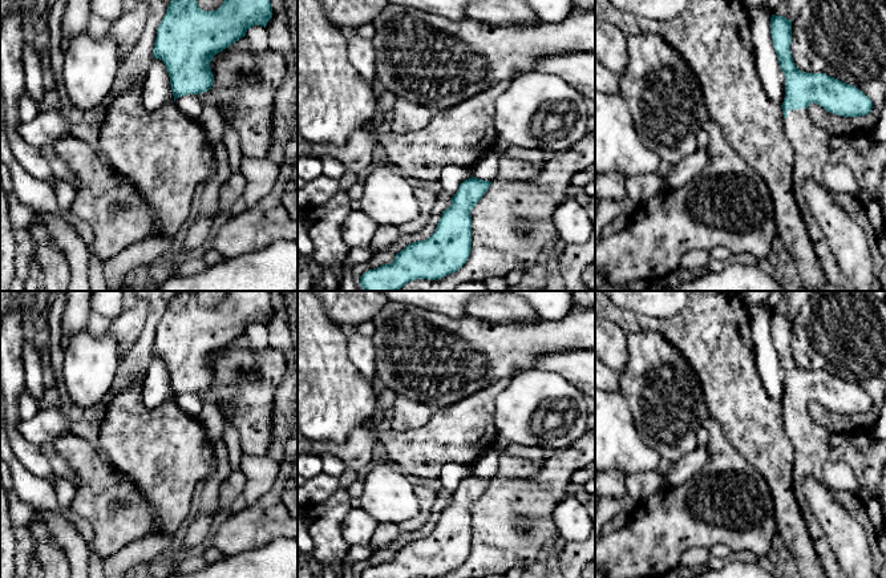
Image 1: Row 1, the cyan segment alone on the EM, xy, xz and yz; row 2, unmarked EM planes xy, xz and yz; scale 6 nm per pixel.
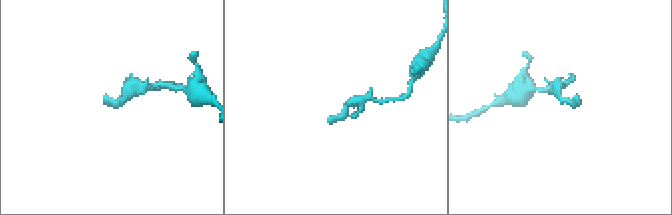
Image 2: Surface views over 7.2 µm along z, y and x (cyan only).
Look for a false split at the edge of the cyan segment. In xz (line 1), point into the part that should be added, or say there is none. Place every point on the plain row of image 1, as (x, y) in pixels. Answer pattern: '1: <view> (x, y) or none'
1: none

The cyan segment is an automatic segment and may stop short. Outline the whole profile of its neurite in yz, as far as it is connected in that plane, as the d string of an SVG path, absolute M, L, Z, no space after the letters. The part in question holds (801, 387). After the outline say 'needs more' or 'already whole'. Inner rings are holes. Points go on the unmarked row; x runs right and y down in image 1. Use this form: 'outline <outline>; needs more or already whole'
outline M772 312L770 315L770 332L774 349L780 365L785 373L785 396L781 403L784 409L784 425L785 433L793 445L794 458L793 458L793 485L797 488L796 497L802 500L804 504L800 505L801 514L805 521L805 526L809 530L810 541L813 542L814 550L818 555L821 567L824 569L828 578L849 578L842 567L840 566L829 539L814 517L810 506L805 500L802 492L802 482L808 476L813 476L822 481L822 466L829 460L829 436L830 433L820 424L816 424L809 415L808 404L814 400L822 404L826 409L843 413L843 415L859 415L867 413L873 401L871 397L861 389L854 383L845 381L834 375L830 375L825 371L806 371L801 369L793 360L790 351L792 341L792 319L784 314Z; needs more

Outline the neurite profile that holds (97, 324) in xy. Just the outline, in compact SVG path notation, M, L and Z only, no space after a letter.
M90 311L88 330L92 335L100 336L109 330L114 319L106 318L96 311Z

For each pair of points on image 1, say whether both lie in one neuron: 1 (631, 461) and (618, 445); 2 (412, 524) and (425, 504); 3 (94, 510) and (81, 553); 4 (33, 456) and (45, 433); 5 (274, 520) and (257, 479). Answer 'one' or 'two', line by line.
1: one
2: one
3: two
4: two
5: two

